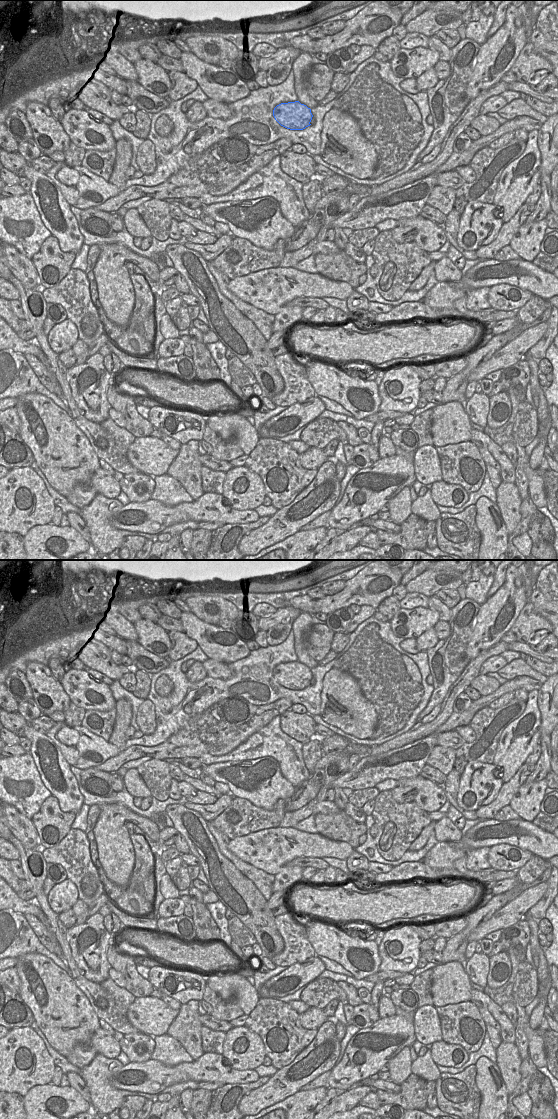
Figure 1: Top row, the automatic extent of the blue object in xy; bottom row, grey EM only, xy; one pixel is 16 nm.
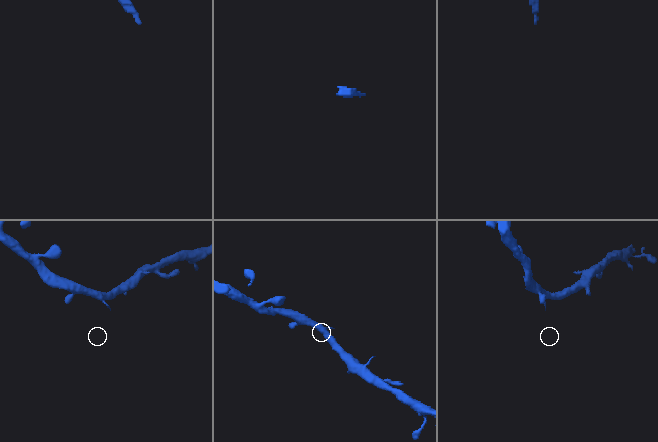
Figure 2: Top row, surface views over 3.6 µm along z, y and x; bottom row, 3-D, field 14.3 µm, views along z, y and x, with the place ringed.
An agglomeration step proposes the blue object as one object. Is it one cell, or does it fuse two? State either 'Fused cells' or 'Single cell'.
Single cell.

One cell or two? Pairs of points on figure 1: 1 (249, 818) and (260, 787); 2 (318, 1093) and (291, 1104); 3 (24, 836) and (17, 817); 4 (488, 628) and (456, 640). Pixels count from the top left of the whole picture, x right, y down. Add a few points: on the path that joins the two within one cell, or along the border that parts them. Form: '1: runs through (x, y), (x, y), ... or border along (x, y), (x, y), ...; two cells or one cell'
1: border along (233, 796), (268, 810), (277, 801); two cells
2: runs through (311, 1098), (298, 1104); one cell
3: runs through (24, 831), (17, 822); one cell
4: border along (478, 611), (472, 635), (465, 651), (467, 657); two cells

